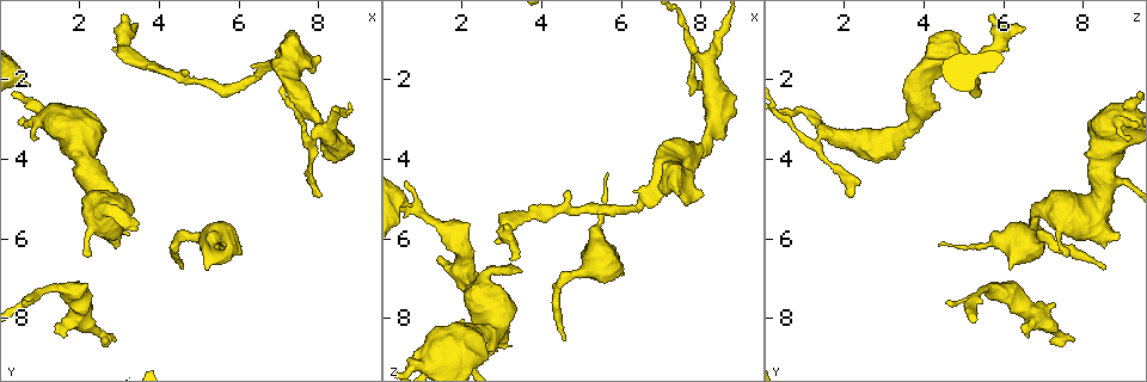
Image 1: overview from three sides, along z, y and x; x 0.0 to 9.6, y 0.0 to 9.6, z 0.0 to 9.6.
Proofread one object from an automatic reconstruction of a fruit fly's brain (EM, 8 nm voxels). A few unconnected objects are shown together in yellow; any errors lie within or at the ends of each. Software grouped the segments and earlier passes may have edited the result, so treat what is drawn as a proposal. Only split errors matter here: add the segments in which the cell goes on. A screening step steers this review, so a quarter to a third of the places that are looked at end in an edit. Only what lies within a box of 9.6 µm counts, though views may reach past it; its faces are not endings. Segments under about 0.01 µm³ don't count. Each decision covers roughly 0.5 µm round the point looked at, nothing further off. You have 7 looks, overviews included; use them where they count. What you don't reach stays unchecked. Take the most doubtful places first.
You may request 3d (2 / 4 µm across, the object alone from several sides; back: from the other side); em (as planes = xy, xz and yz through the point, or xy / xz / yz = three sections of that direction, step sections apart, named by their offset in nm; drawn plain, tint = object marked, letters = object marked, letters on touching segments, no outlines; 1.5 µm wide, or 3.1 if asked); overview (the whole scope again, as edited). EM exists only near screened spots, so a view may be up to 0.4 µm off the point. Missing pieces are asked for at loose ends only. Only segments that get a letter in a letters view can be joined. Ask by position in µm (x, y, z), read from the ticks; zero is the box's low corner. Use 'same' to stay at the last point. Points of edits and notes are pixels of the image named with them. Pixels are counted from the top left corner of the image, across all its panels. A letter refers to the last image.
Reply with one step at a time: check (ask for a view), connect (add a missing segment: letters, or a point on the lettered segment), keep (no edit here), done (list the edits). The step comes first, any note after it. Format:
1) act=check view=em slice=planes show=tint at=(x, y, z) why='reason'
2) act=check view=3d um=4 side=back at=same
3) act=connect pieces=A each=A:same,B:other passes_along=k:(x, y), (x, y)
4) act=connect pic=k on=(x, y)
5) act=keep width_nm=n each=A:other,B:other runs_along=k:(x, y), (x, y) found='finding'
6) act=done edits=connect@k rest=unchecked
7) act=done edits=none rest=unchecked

act=check view=em slice=planes show=plain at=(4.60, 6.75, 8.60) why='an open end'

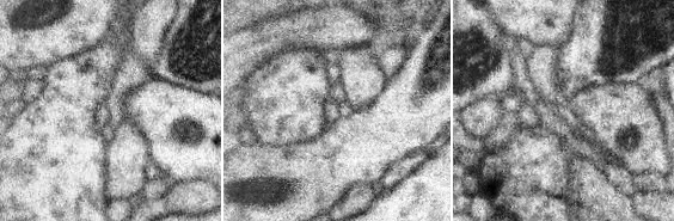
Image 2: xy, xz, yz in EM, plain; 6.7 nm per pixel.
act=check view=em slice=planes show=letters at=same

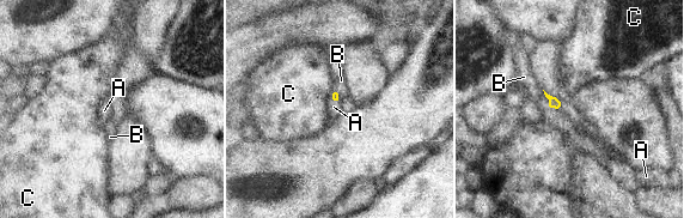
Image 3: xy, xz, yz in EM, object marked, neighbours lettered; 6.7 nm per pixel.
act=connect pieces=A each=A:same,B:other,C:other passes_along=3:(555, 103), (562, 106), (582, 125) found='it goes on there'

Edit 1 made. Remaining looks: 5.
act=check view=overview

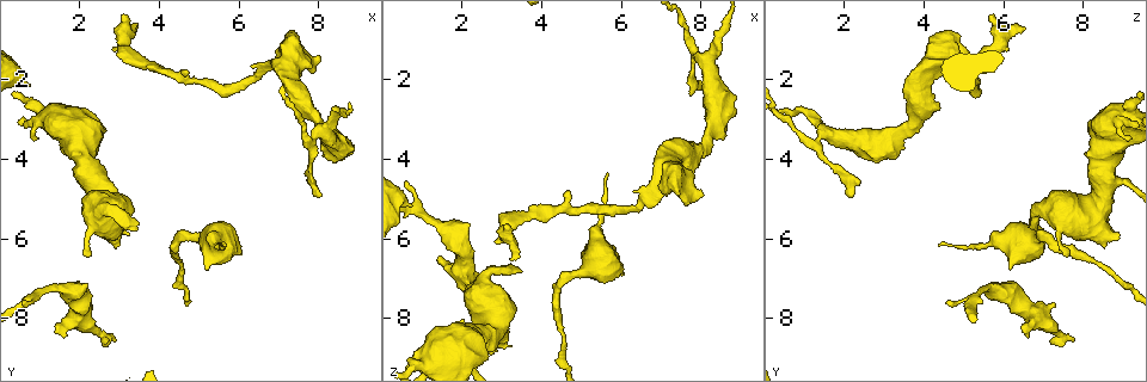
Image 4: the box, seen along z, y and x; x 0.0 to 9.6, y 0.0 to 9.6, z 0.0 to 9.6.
act=check view=3d um=4 side=back at=(1.45, 8.20, 6.45) why='an open end'

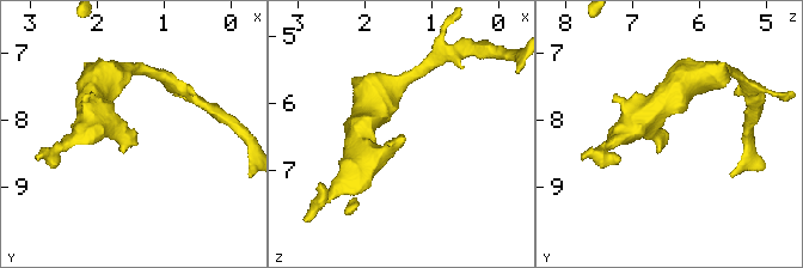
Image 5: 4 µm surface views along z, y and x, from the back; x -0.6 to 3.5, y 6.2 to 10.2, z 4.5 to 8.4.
act=check view=em slice=planes show=letters at=(1.40, 8.20, 6.50) why='need the tissue'

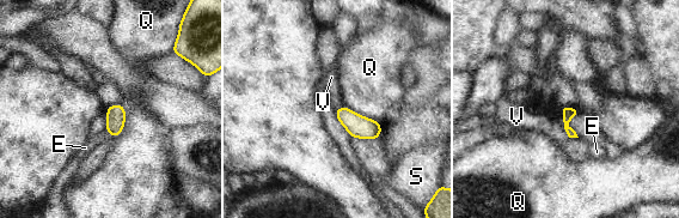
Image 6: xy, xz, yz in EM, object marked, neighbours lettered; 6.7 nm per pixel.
act=keep longest_contact=Q:240nm each=E:other,Q:other,S:other,V:other border=6:(121, 103), (124, 127), (112, 138) found='no lettered segment goes on from it'

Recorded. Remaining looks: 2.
act=check view=em slice=xy step=8 show=letters at=(2.30, 6.45, 7.65) why='an open end'

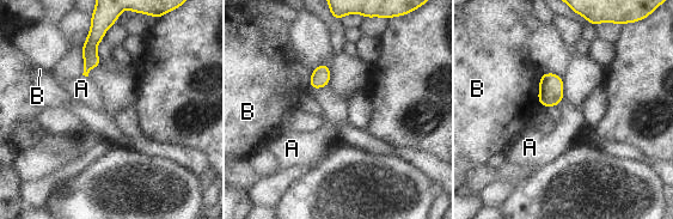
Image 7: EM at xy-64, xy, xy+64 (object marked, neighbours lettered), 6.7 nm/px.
act=check view=em slice=planes show=letters at=same

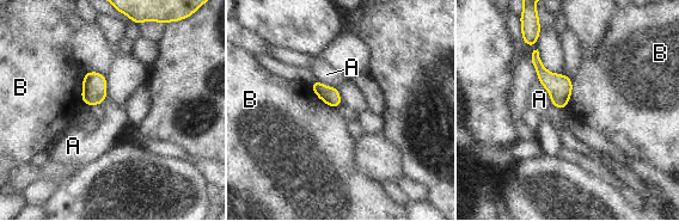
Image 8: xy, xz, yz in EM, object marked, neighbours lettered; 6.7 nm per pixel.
act=keep each=A:other,B:other border=8:(84, 73), (83, 104) found='none of them fits'

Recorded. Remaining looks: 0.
act=done edits=connect@3 rest=unchecked

